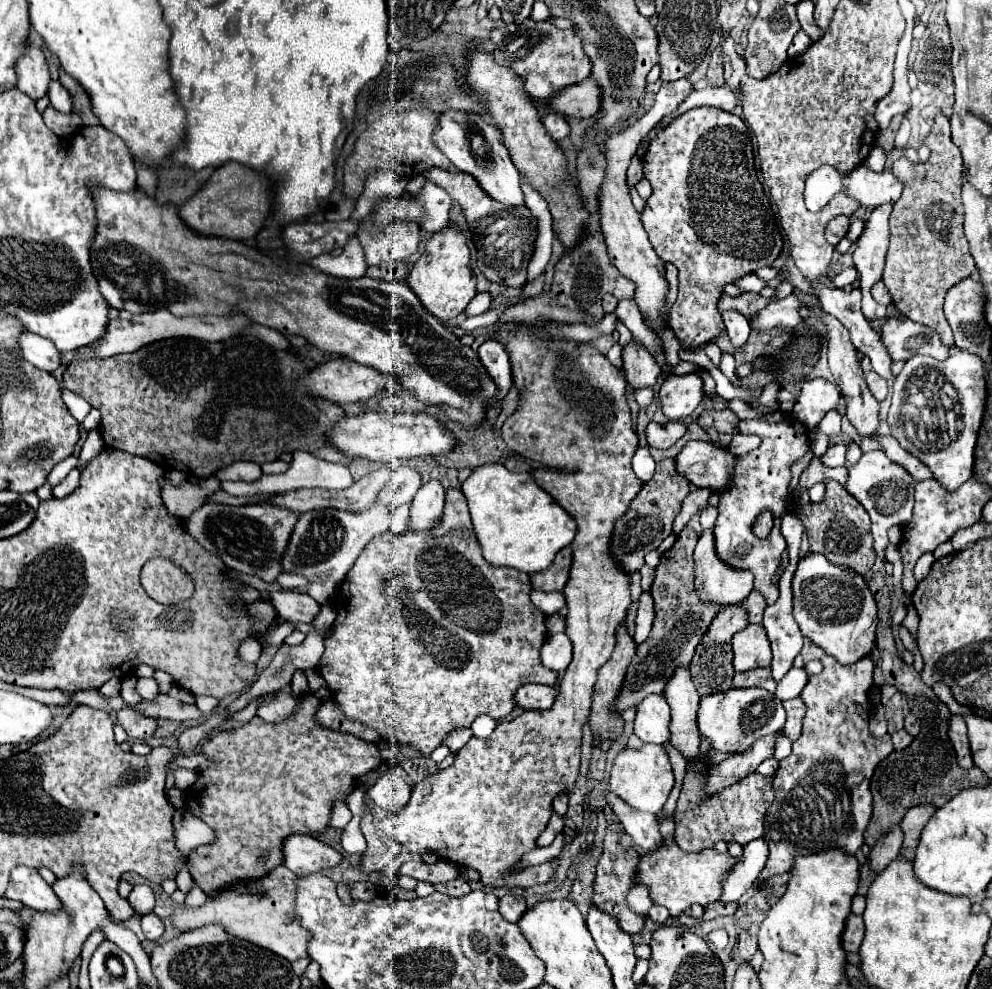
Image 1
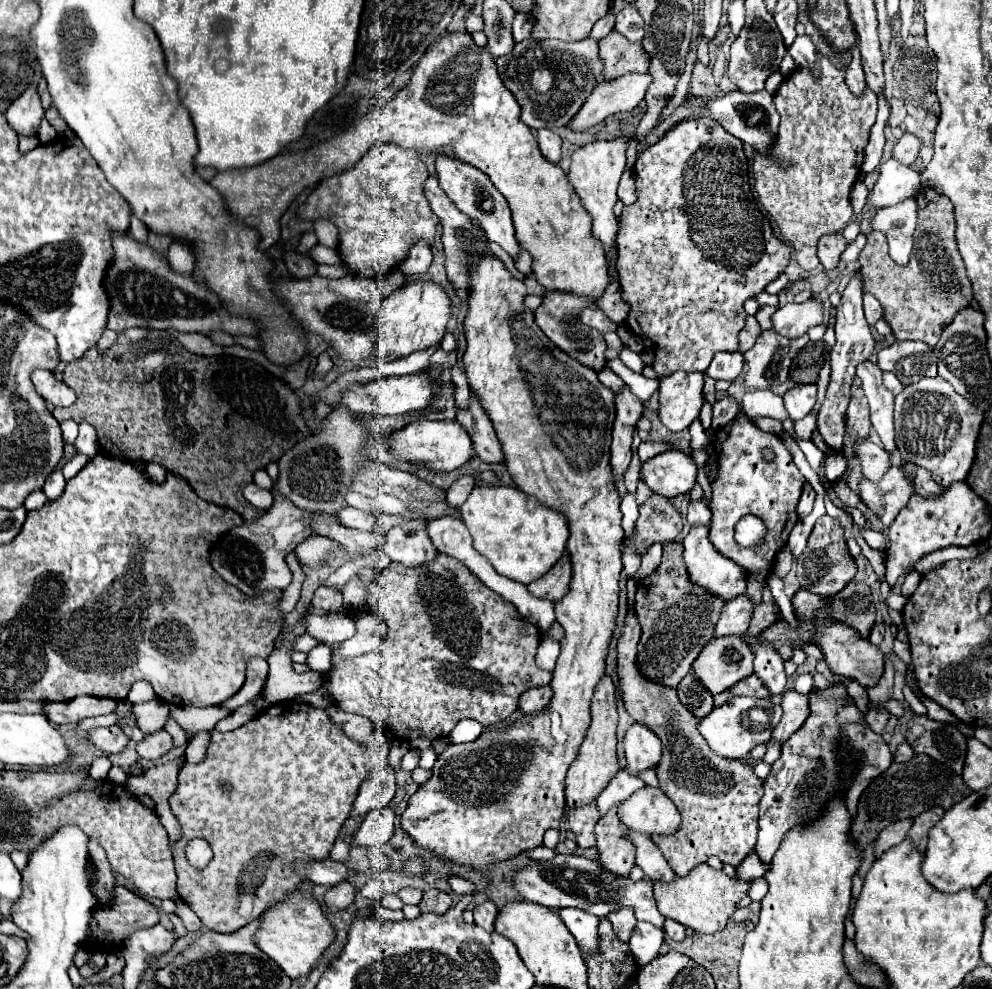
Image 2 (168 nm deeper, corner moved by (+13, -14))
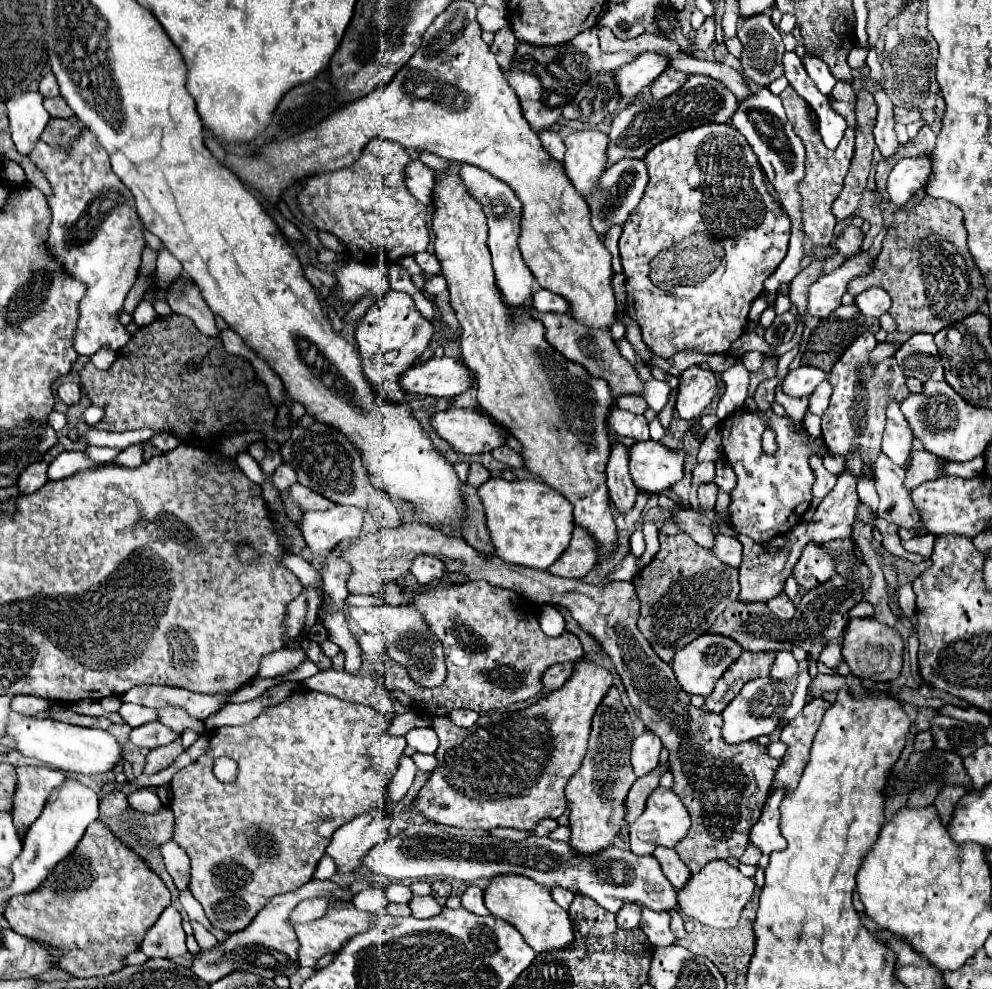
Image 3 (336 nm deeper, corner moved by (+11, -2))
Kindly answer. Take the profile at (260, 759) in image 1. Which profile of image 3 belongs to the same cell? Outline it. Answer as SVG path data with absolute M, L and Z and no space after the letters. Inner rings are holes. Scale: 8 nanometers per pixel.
M304 690L304 692L294 692L288 700L280 702L278 706L270 706L266 708L256 720L252 720L250 724L244 724L244 726L222 726L218 728L212 736L210 736L210 746L206 750L204 756L200 756L196 762L192 762L190 766L178 770L170 782L170 788L172 788L172 802L170 802L170 808L174 812L174 836L172 840L186 850L188 858L190 858L190 874L192 874L192 880L190 880L190 892L192 896L202 904L208 920L212 922L214 928L226 932L226 934L234 934L234 932L240 932L244 930L254 918L256 914L278 894L286 894L286 892L294 892L298 890L302 884L310 882L312 880L312 874L316 870L316 864L320 862L320 858L324 856L326 852L326 846L330 844L332 840L332 834L342 826L342 824L348 824L350 820L354 820L356 816L360 814L366 814L366 812L372 812L372 810L384 810L386 808L386 798L388 798L388 784L390 784L390 778L384 774L384 772L378 772L374 766L372 766L372 754L370 754L370 746L376 738L376 734L388 730L392 722L392 716L390 714L380 714L376 712L374 708L370 706L364 706L364 704L356 704L356 702L346 702L346 700L340 700L332 694L324 694L324 692L314 692L314 690ZM220 756L228 756L232 758L236 764L238 764L238 774L236 774L236 780L230 782L230 784L224 784L220 782L212 768L214 768L214 760L220 758Z

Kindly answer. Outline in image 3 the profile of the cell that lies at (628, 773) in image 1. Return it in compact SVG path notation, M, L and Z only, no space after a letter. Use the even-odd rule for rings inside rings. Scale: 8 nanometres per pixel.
M660 786L648 796L642 816L630 826L630 850L634 854L652 854L656 846L674 848L686 836L688 830L690 830L690 816L684 804L672 790L666 790Z

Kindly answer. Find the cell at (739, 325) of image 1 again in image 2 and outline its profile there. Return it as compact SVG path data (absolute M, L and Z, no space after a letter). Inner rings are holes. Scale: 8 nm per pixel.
M716 352L706 374L714 380L734 380L742 370L744 358L740 352Z

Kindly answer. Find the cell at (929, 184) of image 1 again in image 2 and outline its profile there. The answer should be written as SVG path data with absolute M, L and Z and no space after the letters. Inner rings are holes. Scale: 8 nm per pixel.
M922 186L914 196L918 204L918 224L914 230L914 250L906 266L898 266L888 256L888 244L882 232L868 234L868 242L858 258L864 276L864 292L876 296L884 308L884 320L890 324L896 340L922 340L936 346L942 326L972 302L972 286L966 276L956 240L952 202L930 186Z

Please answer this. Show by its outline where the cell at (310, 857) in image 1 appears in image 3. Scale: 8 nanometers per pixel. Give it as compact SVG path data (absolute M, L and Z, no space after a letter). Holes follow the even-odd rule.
M422 824L422 826L408 826L402 830L396 838L388 838L376 848L370 850L370 854L364 858L364 866L372 868L372 872L386 876L390 880L428 880L428 878L454 878L462 882L472 882L478 878L494 878L500 874L522 874L532 878L534 882L552 888L554 884L562 884L564 888L570 888L572 892L582 892L590 898L594 898L602 908L608 912L618 912L624 904L638 904L646 906L650 910L670 910L676 906L676 890L664 876L658 860L654 856L636 856L630 850L620 850L616 846L602 850L598 856L574 856L574 850L568 846L568 842L554 842L550 838L526 838L520 842L502 840L486 834L452 834L440 824Z

